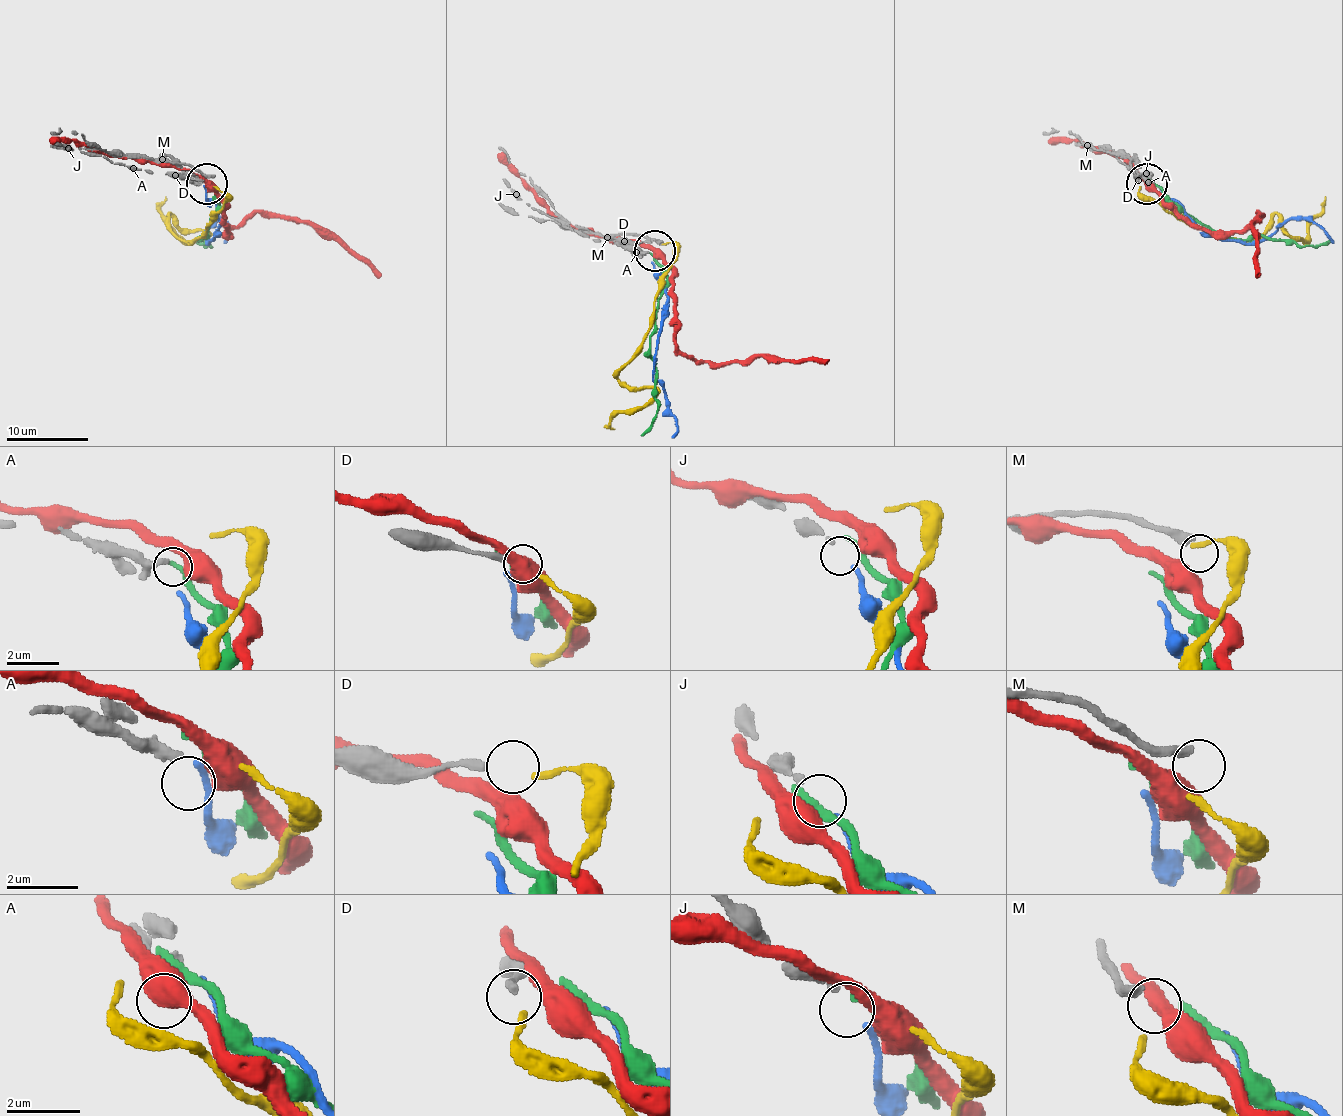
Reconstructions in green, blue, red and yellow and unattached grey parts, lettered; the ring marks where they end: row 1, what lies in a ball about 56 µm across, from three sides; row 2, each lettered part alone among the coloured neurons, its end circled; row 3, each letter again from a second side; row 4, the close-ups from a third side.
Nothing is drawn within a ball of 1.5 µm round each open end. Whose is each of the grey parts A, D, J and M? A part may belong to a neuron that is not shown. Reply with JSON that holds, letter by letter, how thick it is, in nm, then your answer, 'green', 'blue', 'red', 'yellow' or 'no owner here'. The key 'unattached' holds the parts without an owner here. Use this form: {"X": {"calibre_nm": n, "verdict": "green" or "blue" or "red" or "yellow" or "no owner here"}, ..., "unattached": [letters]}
{"A": {"calibre_nm": 320, "verdict": "no owner here"}, "D": {"calibre_nm": 220, "verdict": "yellow"}, "J": {"calibre_nm": 200, "verdict": "blue"}, "M": {"calibre_nm": 300, "verdict": "no owner here"}, "unattached": ["A", "M"]}

